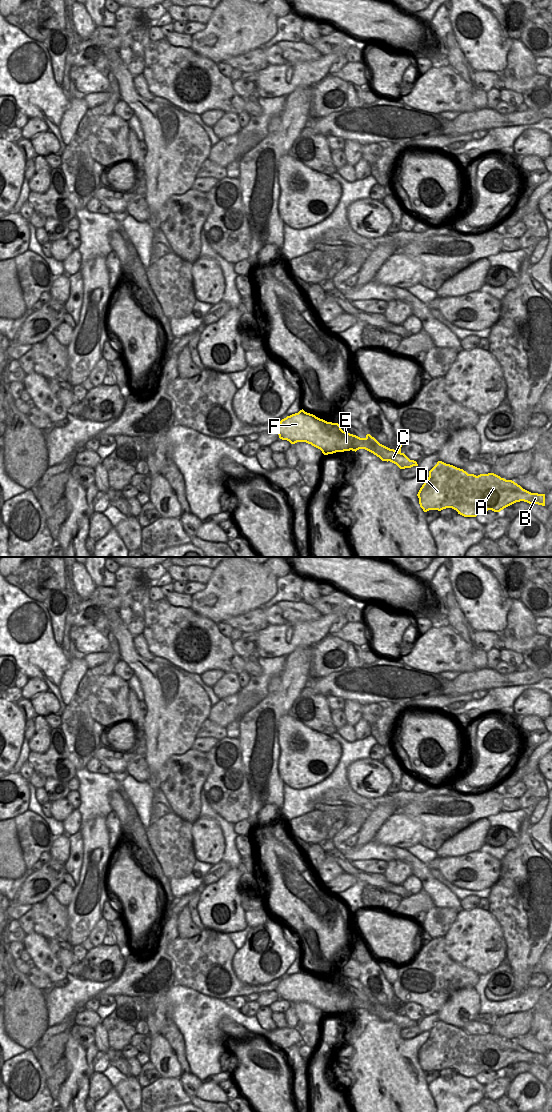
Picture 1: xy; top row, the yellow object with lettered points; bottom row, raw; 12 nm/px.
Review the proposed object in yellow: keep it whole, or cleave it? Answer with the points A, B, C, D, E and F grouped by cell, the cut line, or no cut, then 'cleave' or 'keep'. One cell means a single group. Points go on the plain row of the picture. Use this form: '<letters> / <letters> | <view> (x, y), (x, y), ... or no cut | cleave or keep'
A B C D / E F | xy (379, 1003), (375, 1005), (372, 1012) | cleave

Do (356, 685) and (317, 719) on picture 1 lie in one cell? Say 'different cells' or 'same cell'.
different cells

